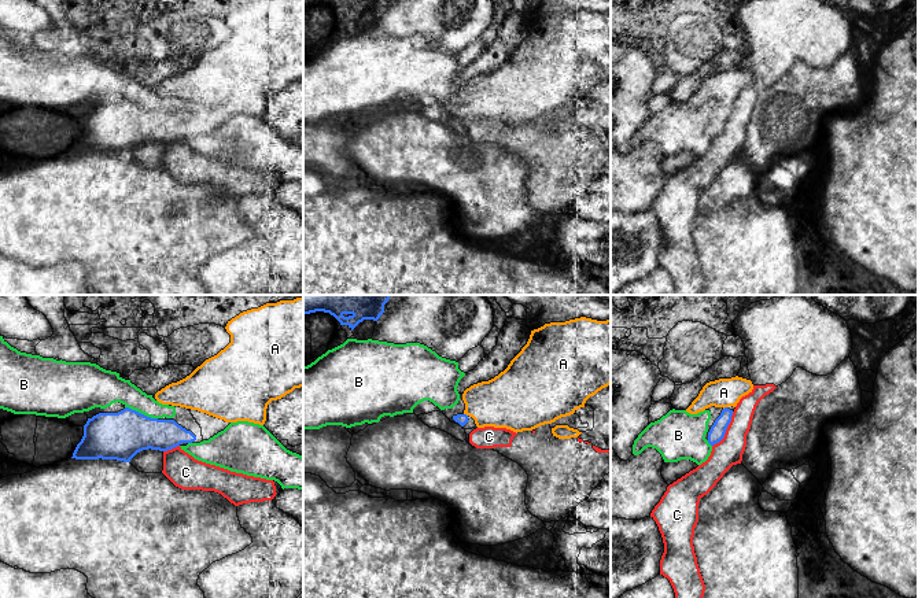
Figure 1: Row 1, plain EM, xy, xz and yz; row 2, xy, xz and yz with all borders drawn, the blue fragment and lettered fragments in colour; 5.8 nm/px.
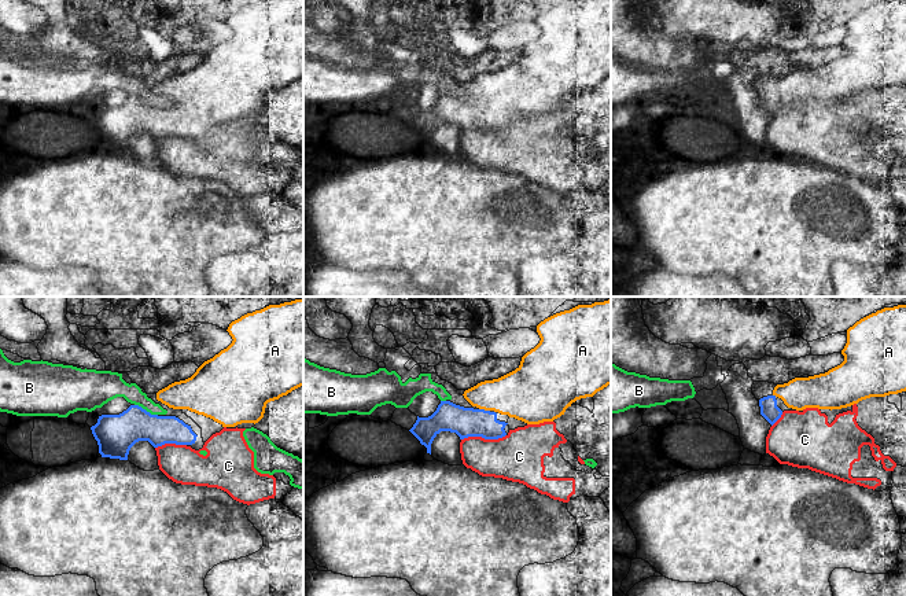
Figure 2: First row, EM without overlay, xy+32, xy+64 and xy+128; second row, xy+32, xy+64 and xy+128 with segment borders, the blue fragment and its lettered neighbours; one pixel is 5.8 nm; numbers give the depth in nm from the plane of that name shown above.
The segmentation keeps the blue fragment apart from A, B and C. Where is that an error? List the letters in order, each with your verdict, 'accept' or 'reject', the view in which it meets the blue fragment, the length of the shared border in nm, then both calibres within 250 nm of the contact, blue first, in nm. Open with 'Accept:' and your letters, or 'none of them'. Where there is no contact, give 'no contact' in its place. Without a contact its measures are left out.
Accept: A
A: accept; meets blue in xz; contact 30 nm long; 60 nm thick on the blue side, 300 nm on the other
B: reject; meets blue in xy; contact 200 nm long; 280 nm thick on the blue side, 190 nm on the other
C: reject; meets blue in yz; contact 240 nm long; 90 nm thick on the blue side, 160 nm on the other

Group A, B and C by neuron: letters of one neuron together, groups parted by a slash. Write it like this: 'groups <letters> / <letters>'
groups A / B / C

